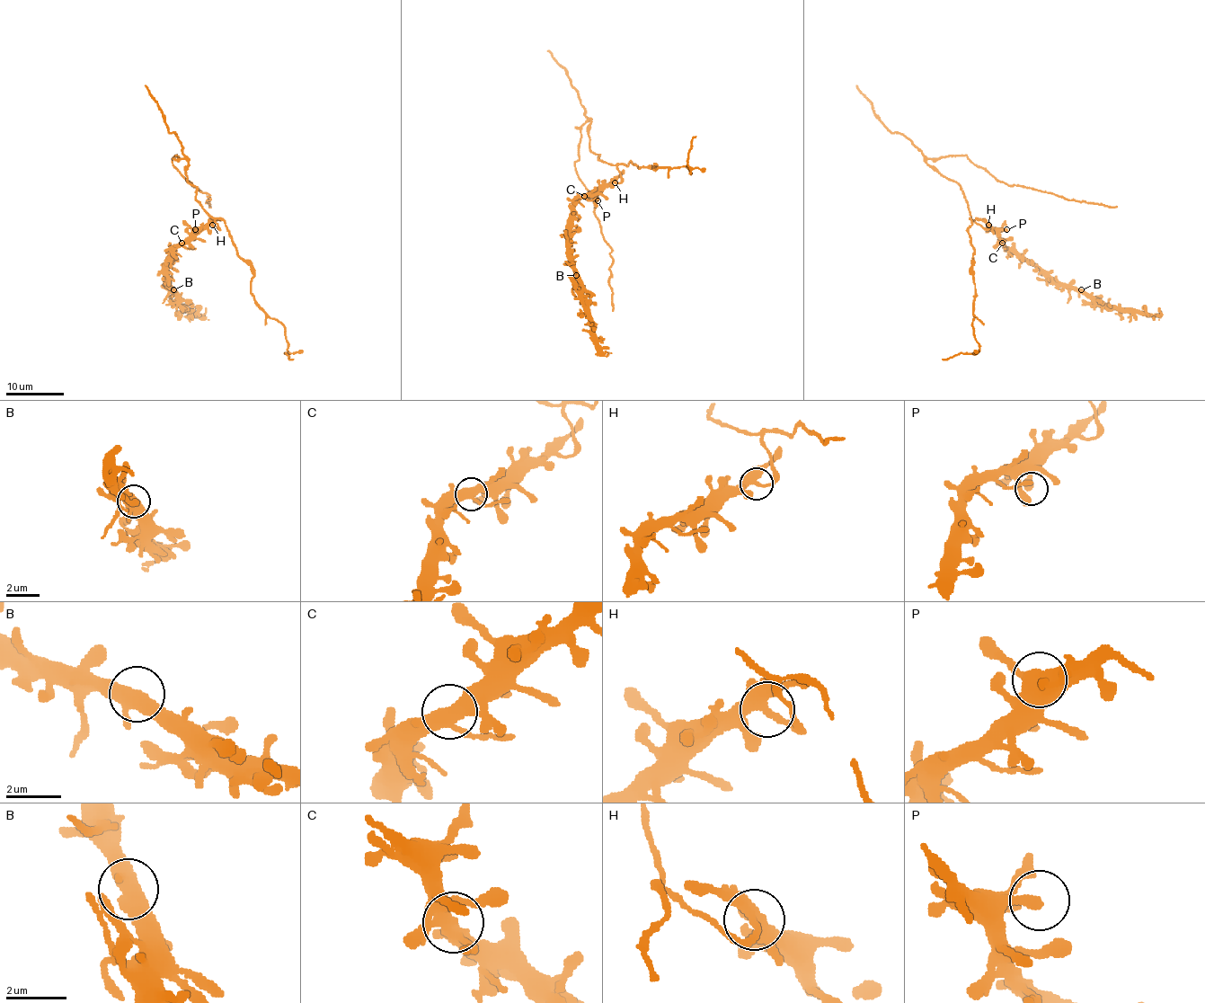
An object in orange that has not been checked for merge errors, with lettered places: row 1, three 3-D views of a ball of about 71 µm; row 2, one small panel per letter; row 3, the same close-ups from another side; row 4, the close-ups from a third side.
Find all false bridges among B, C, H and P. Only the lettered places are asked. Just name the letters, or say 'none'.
H

